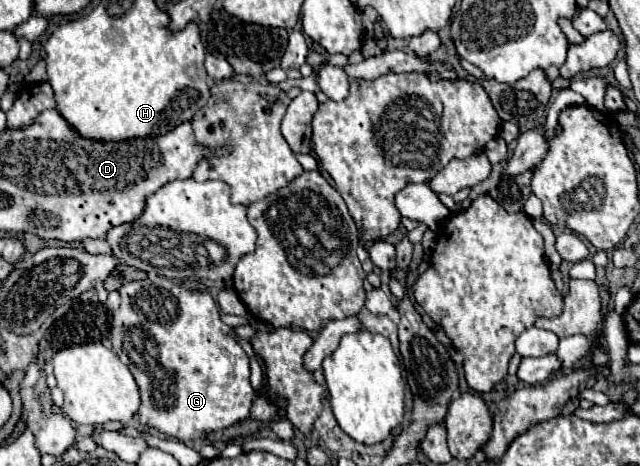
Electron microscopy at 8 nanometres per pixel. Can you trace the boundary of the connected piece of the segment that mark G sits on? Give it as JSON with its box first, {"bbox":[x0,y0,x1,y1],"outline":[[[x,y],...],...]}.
{"bbox":[110,276,256,440],"outline":[[[162,276],[126,282],[118,292],[122,304],[114,312],[110,342],[140,386],[142,404],[138,418],[142,424],[178,440],[198,440],[206,432],[228,428],[250,416],[250,406],[256,396],[250,384],[250,358],[232,338],[230,326],[220,320],[220,308],[210,294],[190,292]]]}

